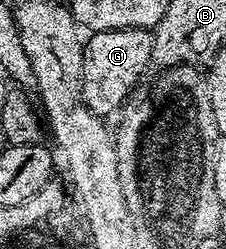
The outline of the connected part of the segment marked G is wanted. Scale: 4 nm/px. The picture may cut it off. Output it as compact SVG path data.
M127 28L126 30L99 30L84 39L83 100L87 108L98 116L113 114L129 98L137 81L150 69L153 30Z

